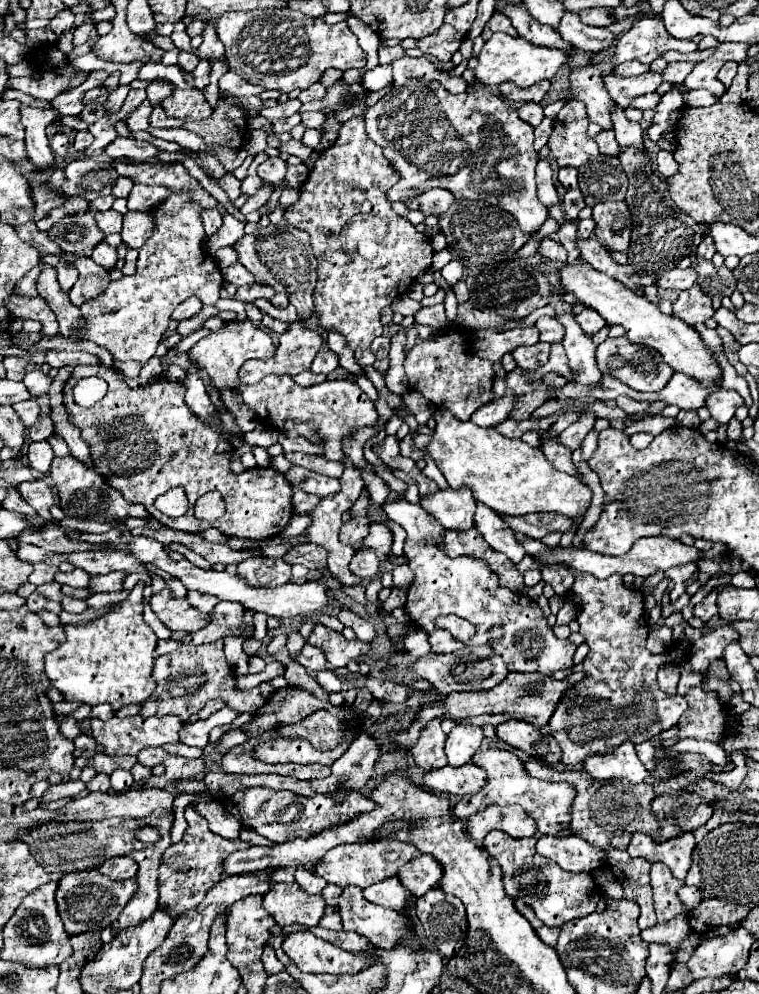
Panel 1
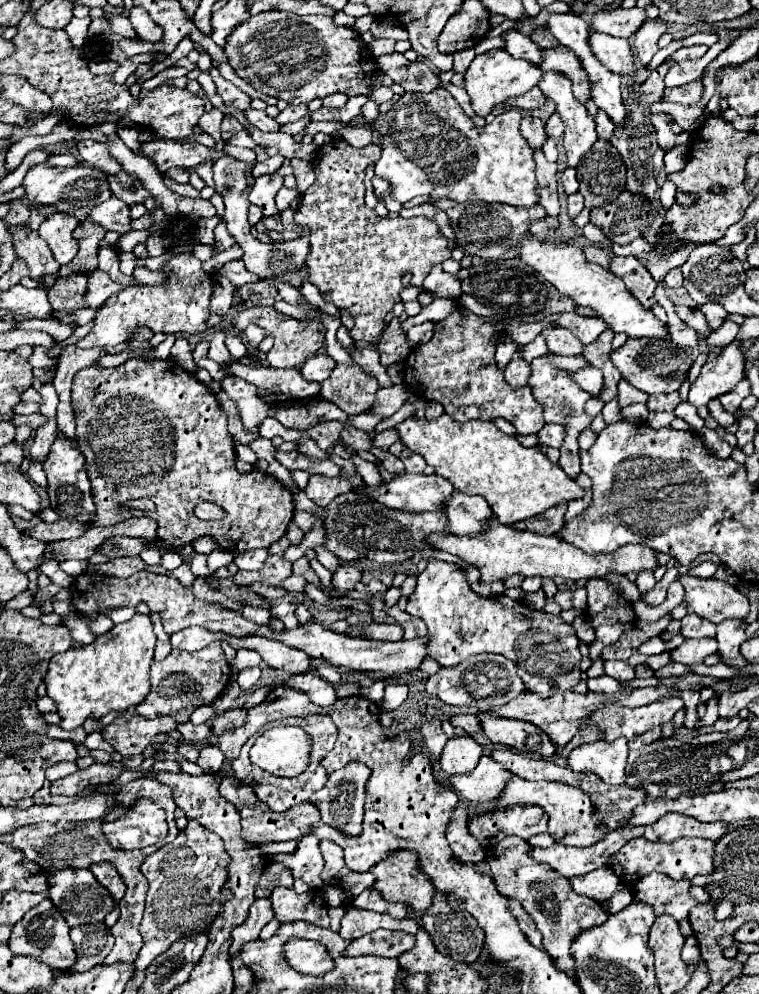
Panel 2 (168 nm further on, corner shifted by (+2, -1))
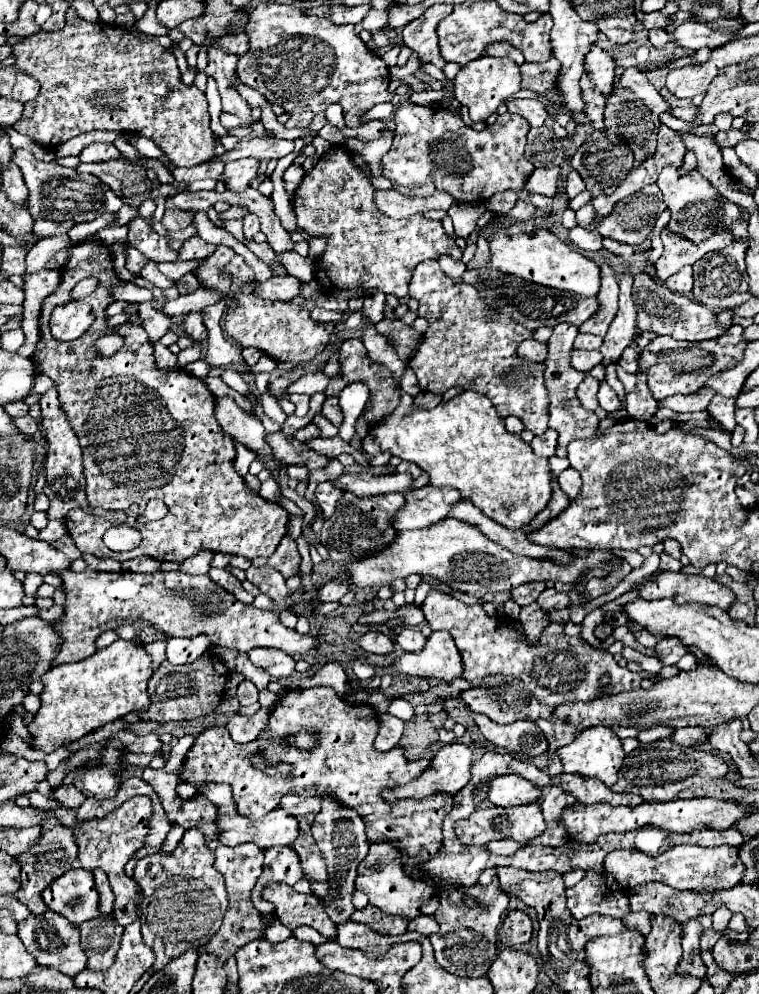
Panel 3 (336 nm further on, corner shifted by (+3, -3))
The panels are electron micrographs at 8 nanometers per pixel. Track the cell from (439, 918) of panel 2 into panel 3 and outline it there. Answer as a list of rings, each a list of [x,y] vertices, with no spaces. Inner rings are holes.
[[[491,882],[489,886],[469,886],[469,888],[455,888],[455,890],[443,890],[439,894],[439,910],[435,912],[435,920],[439,924],[439,934],[431,934],[431,944],[435,950],[437,962],[451,974],[457,976],[485,976],[491,962],[497,956],[495,940],[497,940],[497,926],[501,922],[503,912],[509,908],[509,896],[497,886],[497,882]],[[463,896],[475,896],[485,906],[479,908],[463,908]]]

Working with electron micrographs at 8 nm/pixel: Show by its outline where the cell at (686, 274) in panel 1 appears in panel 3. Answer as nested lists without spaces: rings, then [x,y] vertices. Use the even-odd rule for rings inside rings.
[[[683,266],[683,270],[679,270],[671,278],[667,278],[665,284],[669,286],[669,290],[685,294],[685,292],[689,292],[693,288],[693,276],[691,276],[691,272],[693,272],[691,266]]]

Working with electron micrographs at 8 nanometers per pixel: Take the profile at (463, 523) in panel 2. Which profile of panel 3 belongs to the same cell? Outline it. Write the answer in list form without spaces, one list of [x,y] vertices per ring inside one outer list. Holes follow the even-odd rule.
[[[431,484],[405,496],[405,508],[395,516],[397,530],[427,528],[449,516],[451,506],[461,502],[461,494],[453,488],[435,488]]]

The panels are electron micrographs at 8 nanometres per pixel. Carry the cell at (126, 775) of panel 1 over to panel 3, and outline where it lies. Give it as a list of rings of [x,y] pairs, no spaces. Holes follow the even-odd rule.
[[[63,784],[63,786],[55,788],[55,800],[59,800],[65,808],[79,808],[81,792],[73,784]]]

